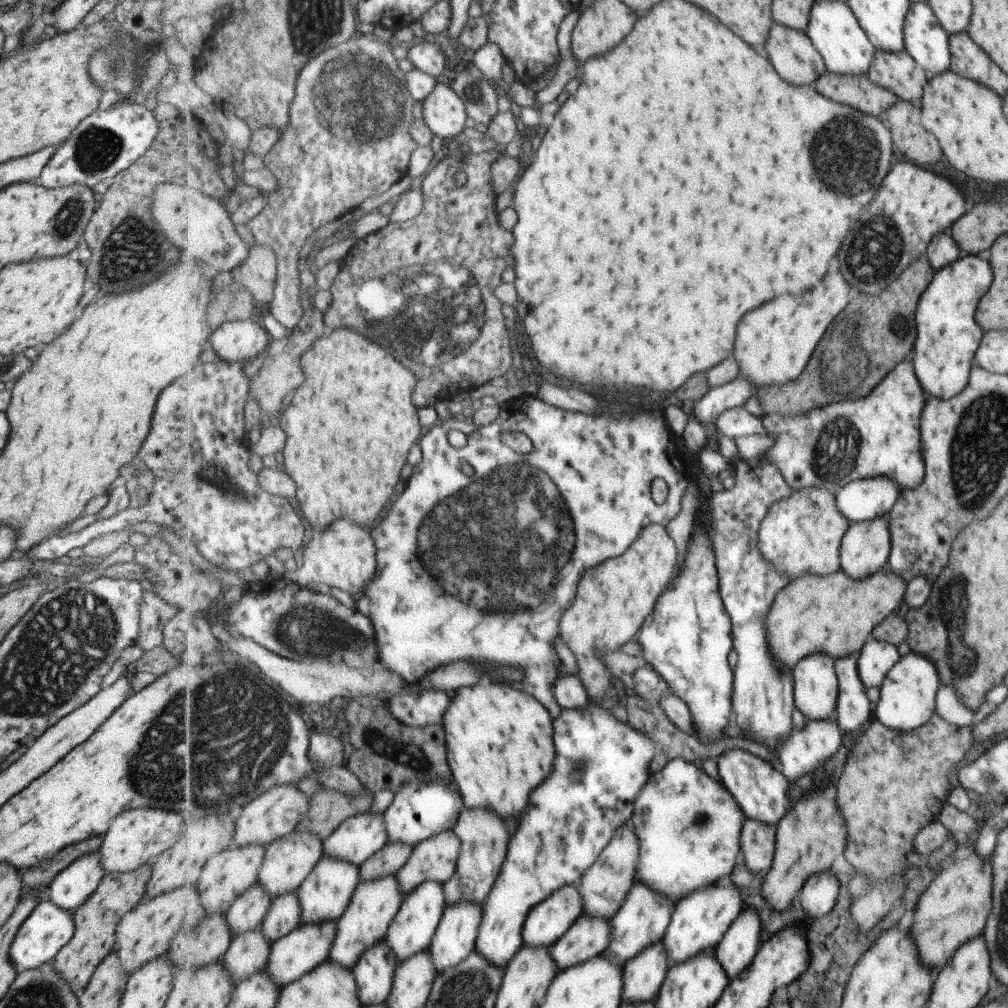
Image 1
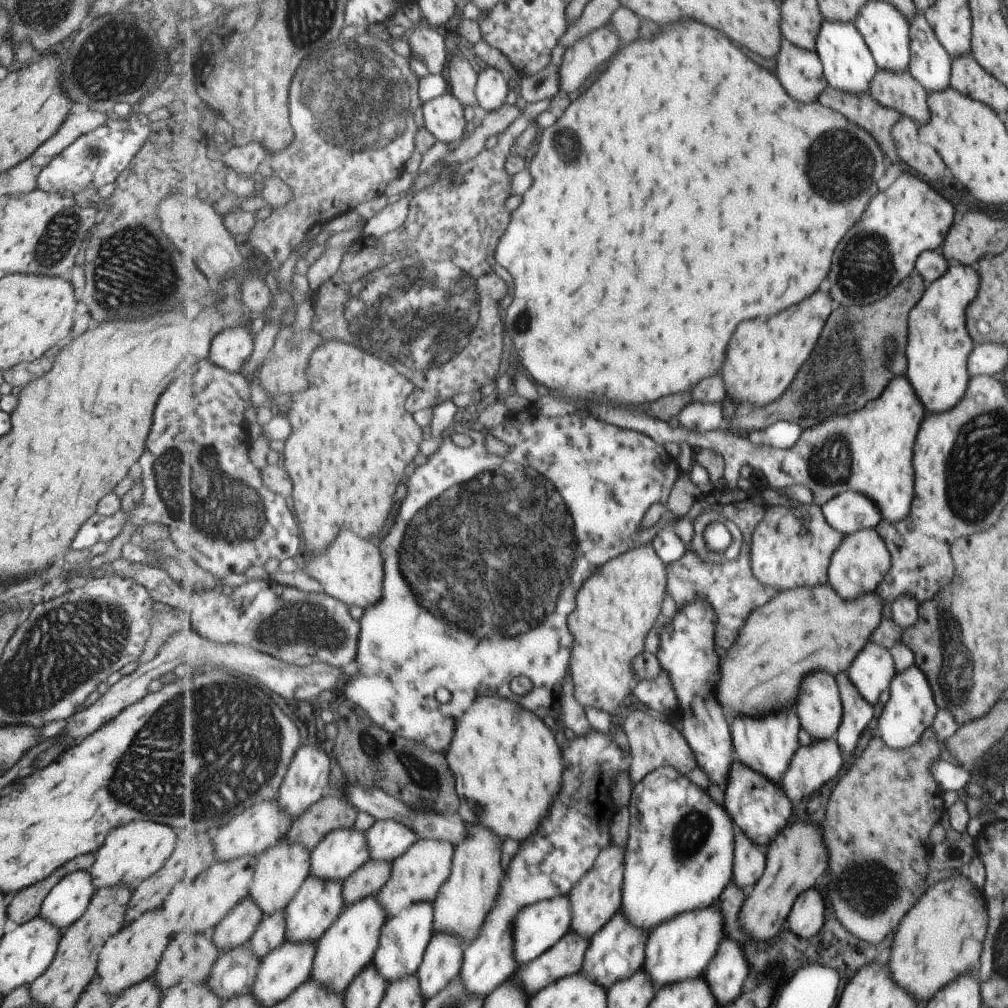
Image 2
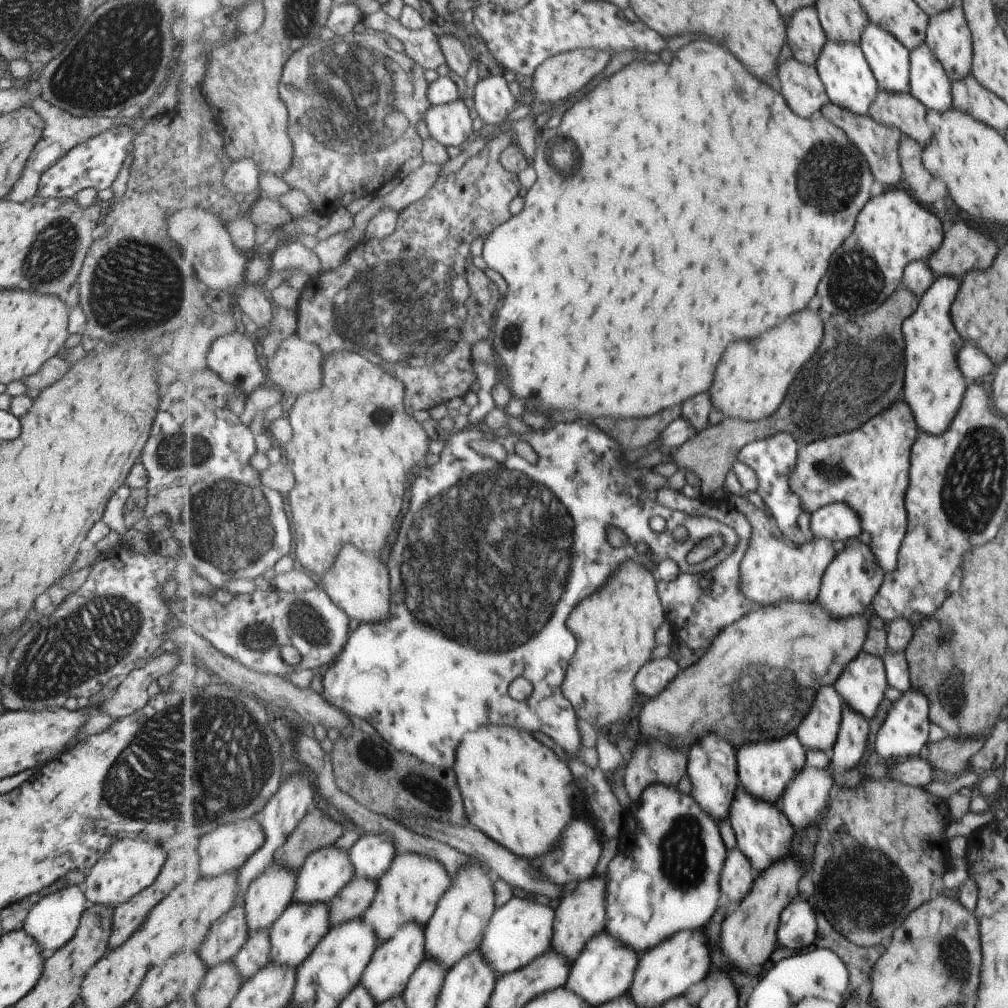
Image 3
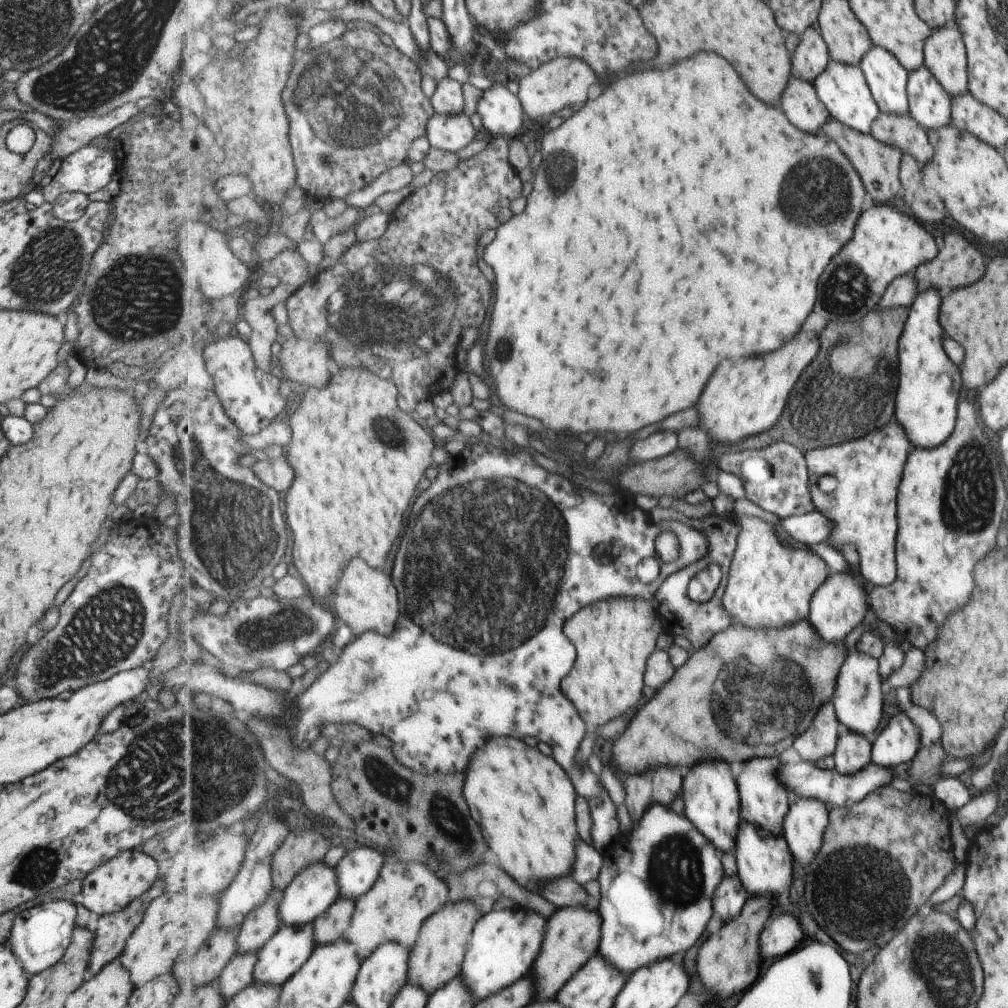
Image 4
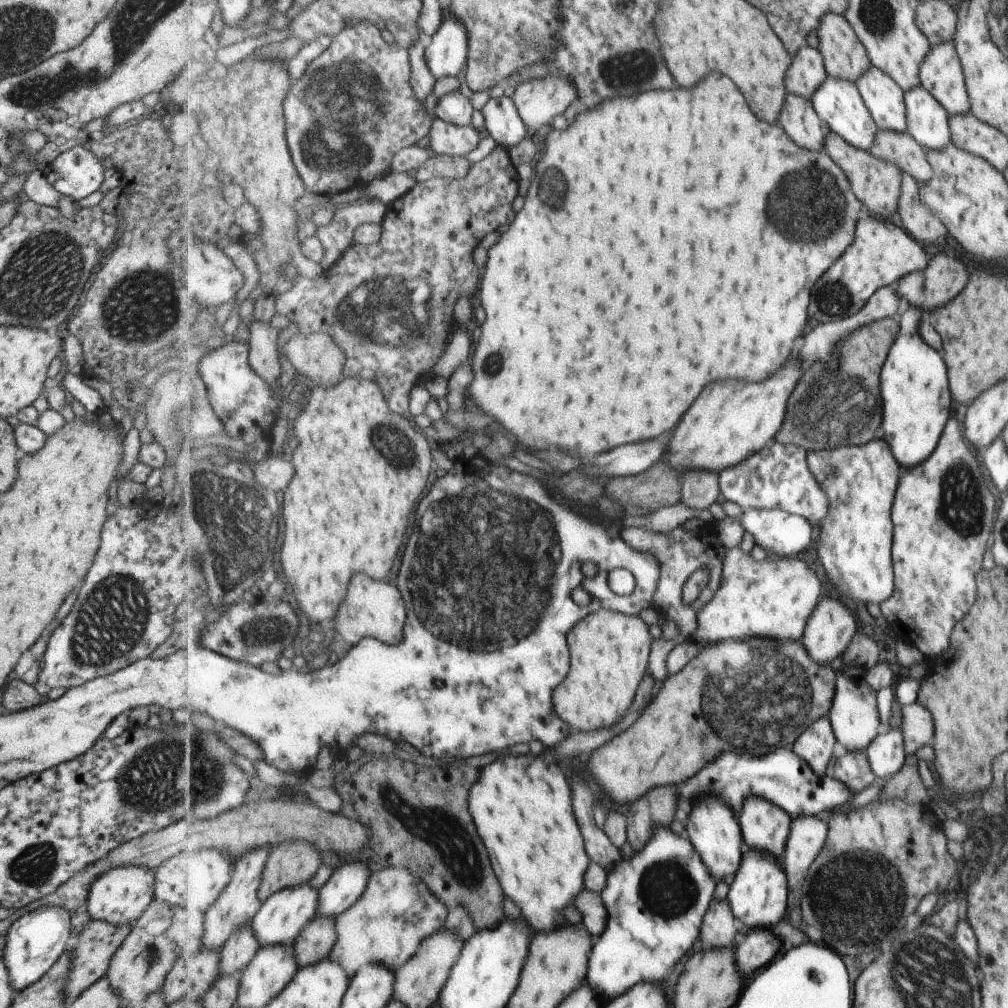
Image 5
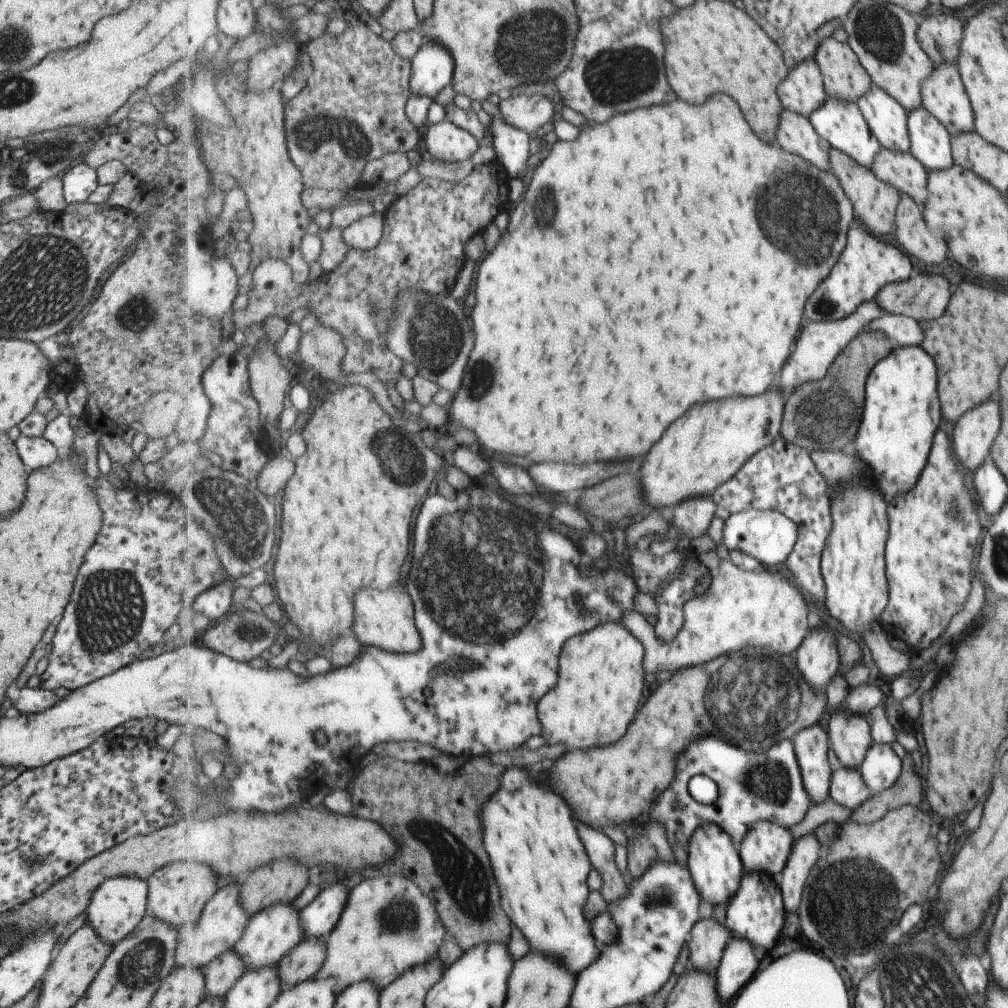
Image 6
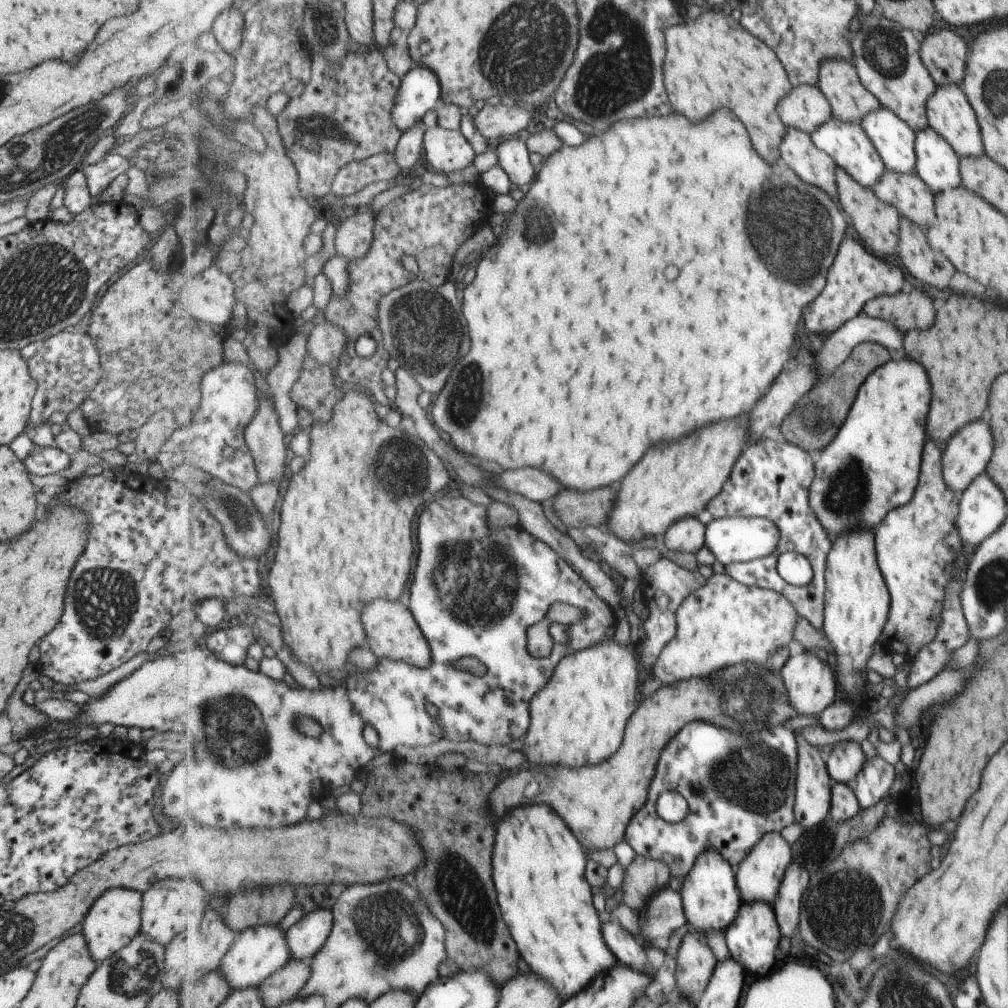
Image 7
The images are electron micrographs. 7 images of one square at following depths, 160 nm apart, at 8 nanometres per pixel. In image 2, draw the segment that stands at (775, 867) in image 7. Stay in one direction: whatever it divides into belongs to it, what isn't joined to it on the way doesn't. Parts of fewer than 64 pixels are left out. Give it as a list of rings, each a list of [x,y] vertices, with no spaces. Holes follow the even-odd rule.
[[[787,707],[776,713],[769,713],[761,718],[753,716],[741,716],[733,718],[732,732],[737,759],[754,768],[763,776],[769,777],[774,783],[781,784],[795,752],[800,744],[801,723],[795,707]]]

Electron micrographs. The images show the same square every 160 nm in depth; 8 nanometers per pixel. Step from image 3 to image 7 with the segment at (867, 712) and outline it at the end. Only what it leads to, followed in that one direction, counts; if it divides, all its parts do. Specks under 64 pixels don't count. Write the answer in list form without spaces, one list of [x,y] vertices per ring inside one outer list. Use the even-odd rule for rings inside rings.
[[[838,742],[827,755],[827,768],[833,783],[845,783],[852,789],[856,776],[865,762],[861,747],[856,742]]]

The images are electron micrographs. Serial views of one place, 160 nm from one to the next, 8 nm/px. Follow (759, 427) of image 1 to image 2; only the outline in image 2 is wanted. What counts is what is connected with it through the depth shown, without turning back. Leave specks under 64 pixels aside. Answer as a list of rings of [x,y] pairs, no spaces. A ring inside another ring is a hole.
[[[778,421],[770,427],[752,430],[748,437],[758,445],[769,443],[775,448],[788,449],[799,442],[802,432],[802,428],[797,423]]]

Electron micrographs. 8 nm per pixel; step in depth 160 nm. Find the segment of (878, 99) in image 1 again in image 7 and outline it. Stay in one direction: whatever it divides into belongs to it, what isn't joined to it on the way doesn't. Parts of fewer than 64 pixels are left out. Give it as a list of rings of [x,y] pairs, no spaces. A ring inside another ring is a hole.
[[[837,168],[837,180],[840,194],[840,204],[851,220],[853,230],[857,232],[859,238],[865,248],[879,258],[885,259],[886,256],[895,254],[895,244],[897,244],[897,224],[899,224],[899,216],[897,210],[889,204],[880,201],[875,196],[873,190],[859,186],[843,168]]]

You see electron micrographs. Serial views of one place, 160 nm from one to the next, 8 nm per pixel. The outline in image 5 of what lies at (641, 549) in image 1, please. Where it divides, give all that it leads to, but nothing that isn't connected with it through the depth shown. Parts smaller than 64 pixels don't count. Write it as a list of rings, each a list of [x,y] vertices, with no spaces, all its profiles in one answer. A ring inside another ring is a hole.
[[[602,608],[580,620],[568,634],[571,674],[554,690],[558,715],[577,731],[615,726],[633,704],[647,674],[653,639],[650,626],[639,615]]]

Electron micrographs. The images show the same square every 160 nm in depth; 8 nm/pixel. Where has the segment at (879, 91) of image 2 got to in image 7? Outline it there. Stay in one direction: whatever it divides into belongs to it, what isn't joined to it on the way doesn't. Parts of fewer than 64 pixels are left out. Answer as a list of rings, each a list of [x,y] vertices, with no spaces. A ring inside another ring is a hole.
[[[884,170],[873,191],[880,201],[899,210],[903,218],[924,231],[937,222],[933,193],[919,180],[918,173],[895,174]]]

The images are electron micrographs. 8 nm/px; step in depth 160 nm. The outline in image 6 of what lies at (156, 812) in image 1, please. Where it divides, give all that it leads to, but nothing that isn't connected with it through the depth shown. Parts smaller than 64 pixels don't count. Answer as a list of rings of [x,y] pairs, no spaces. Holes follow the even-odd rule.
[[[116,876],[105,879],[91,893],[86,906],[87,924],[99,935],[99,938],[113,946],[125,938],[141,920],[146,909],[146,881],[136,876]]]

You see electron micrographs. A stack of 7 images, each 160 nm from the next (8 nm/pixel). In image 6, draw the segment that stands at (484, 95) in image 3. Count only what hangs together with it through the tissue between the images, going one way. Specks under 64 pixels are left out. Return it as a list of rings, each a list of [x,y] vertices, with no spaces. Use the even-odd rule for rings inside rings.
[[[487,99],[481,102],[481,108],[492,117],[489,130],[501,168],[505,168],[511,178],[521,178],[517,176],[527,166],[527,160],[532,154],[533,140],[529,138],[527,131],[515,128],[506,121],[499,104],[493,104]]]

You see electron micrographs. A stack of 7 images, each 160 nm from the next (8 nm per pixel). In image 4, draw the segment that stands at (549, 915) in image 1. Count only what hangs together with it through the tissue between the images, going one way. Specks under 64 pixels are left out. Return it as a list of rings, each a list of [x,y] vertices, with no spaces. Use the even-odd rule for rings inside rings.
[[[517,905],[508,909],[492,910],[478,920],[463,963],[462,974],[459,975],[472,990],[476,1004],[531,974],[531,968],[542,951],[547,923],[548,919],[537,912],[525,910],[523,914],[523,908],[517,910]]]

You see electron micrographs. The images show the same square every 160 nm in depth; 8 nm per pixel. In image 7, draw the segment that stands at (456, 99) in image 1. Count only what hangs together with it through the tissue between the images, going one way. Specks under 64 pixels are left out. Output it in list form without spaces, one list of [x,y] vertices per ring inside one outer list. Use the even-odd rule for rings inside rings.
[[[441,126],[428,128],[424,137],[424,156],[438,174],[449,175],[461,172],[474,165],[476,153],[460,131],[451,131]]]

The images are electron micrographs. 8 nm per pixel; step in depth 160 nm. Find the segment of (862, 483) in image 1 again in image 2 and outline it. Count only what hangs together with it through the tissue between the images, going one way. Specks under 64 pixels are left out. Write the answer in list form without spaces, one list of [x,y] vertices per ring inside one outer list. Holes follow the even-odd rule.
[[[852,490],[839,493],[823,506],[827,520],[844,536],[877,526],[881,515],[877,505],[867,496]]]

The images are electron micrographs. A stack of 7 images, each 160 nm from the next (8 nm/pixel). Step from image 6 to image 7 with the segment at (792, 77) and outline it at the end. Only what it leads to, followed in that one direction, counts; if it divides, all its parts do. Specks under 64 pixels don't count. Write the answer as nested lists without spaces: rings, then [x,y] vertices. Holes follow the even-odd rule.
[[[801,84],[779,104],[778,114],[788,129],[797,128],[812,135],[819,126],[831,122],[834,109],[820,86]]]

